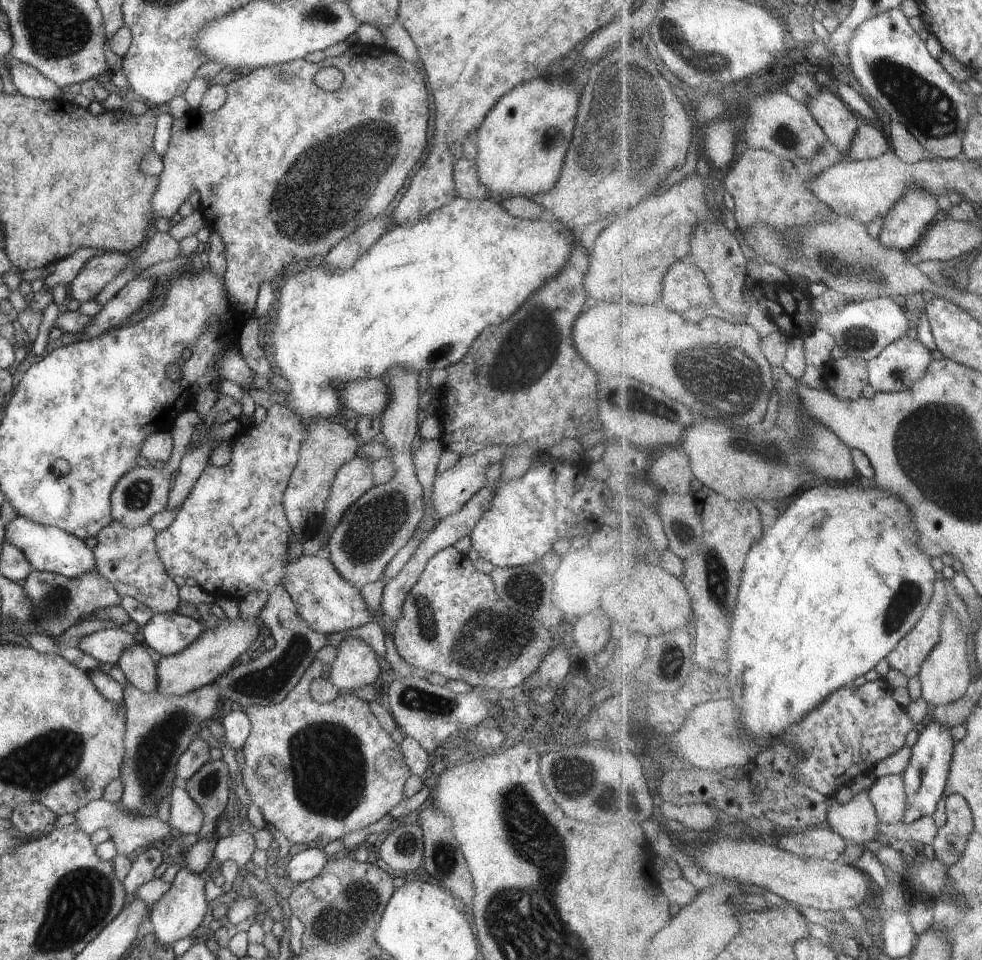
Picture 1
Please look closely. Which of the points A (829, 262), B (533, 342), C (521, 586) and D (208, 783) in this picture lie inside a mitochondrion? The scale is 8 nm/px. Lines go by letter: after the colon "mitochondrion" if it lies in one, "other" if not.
A: mitochondrion
B: mitochondrion
C: mitochondrion
D: mitochondrion

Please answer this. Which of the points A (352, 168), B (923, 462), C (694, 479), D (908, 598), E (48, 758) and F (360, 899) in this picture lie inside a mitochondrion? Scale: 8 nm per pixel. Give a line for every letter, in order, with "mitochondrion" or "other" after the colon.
A: mitochondrion
B: mitochondrion
C: other
D: mitochondrion
E: mitochondrion
F: mitochondrion

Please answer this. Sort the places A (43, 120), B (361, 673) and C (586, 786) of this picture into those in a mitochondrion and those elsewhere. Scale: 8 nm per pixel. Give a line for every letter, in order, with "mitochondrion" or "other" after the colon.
A: other
B: other
C: mitochondrion

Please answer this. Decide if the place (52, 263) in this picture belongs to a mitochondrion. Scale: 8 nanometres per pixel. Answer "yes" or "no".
no

